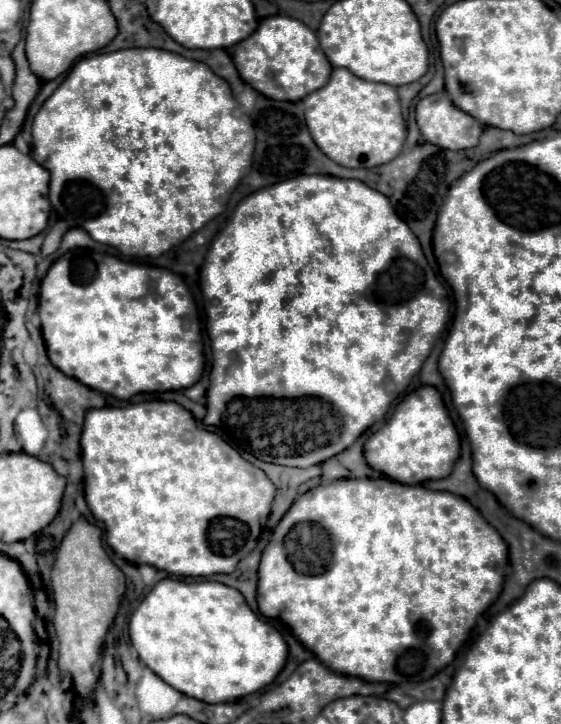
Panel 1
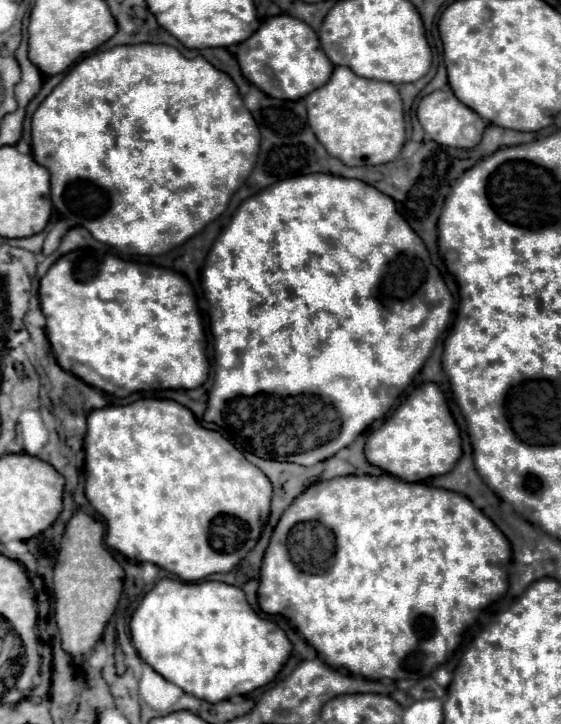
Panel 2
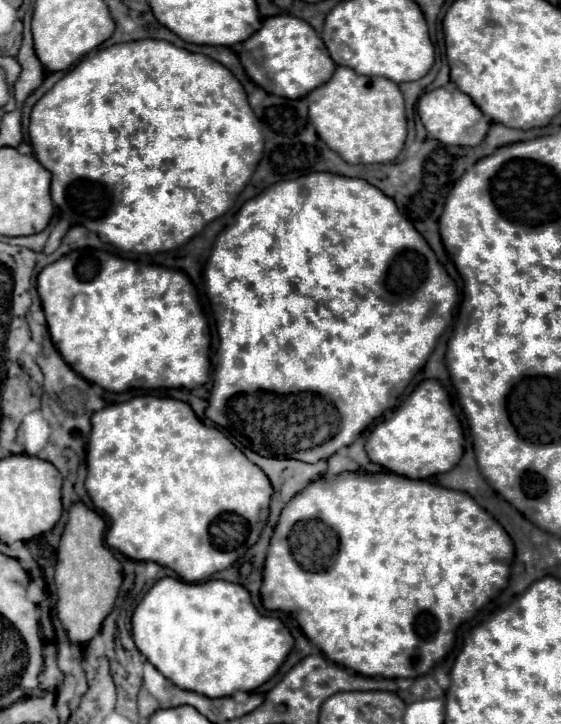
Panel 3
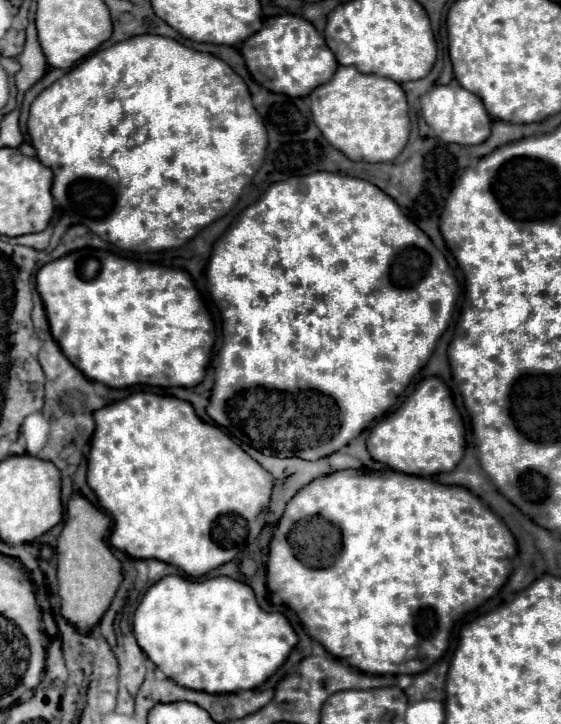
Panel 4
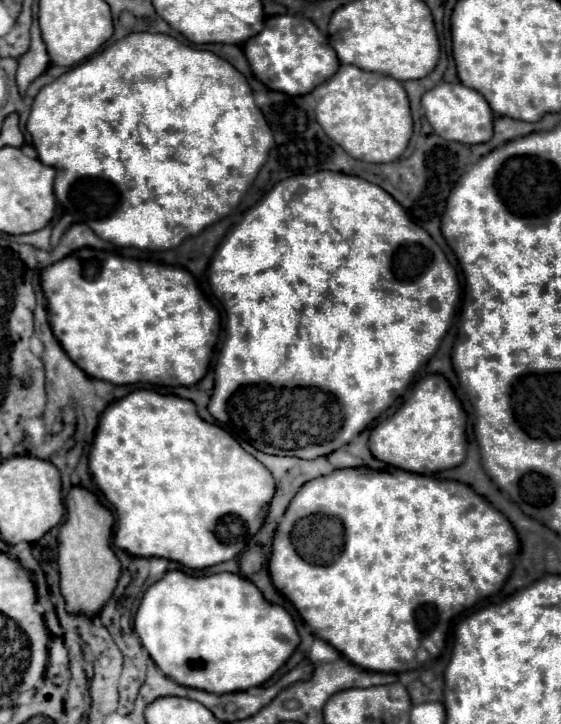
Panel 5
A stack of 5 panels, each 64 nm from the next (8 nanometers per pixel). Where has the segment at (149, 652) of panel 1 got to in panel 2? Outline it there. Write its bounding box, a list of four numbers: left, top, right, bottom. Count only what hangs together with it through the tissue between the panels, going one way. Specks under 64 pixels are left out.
[130,578,292,702]

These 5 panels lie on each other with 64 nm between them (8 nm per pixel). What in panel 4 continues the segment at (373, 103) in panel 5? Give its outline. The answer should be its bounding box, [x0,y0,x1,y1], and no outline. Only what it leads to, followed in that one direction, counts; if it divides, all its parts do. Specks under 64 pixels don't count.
[312,66,410,162]

